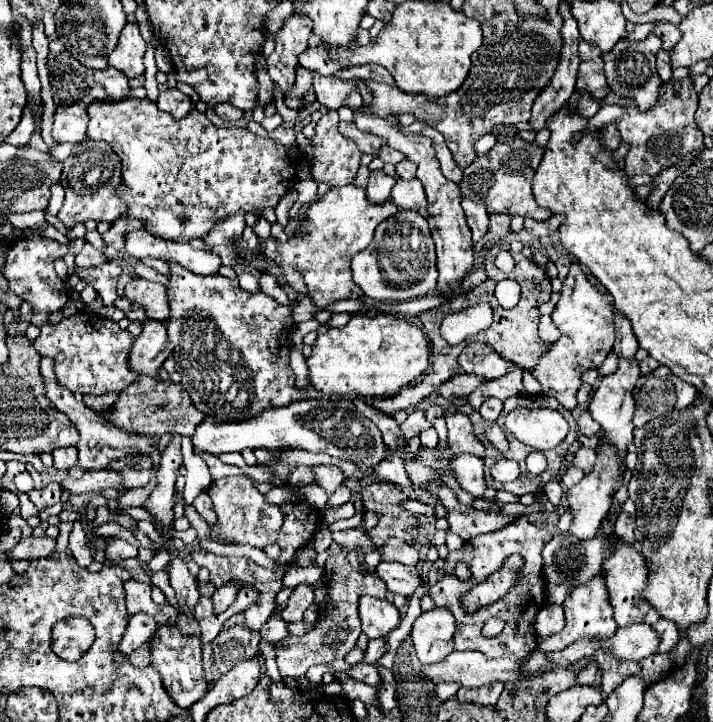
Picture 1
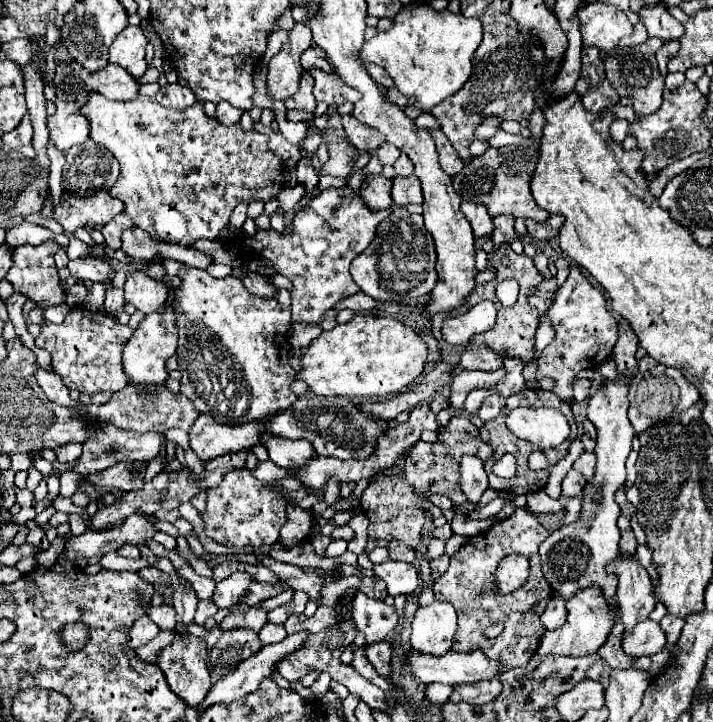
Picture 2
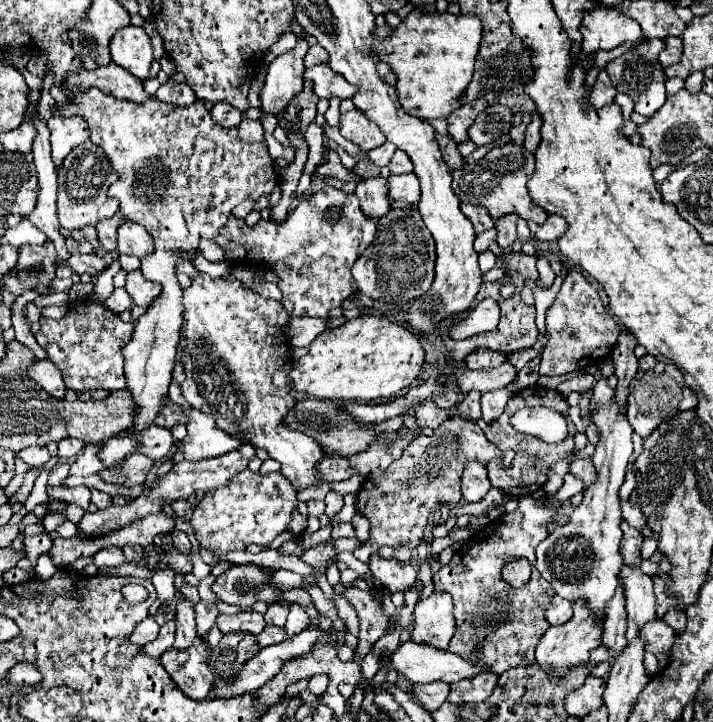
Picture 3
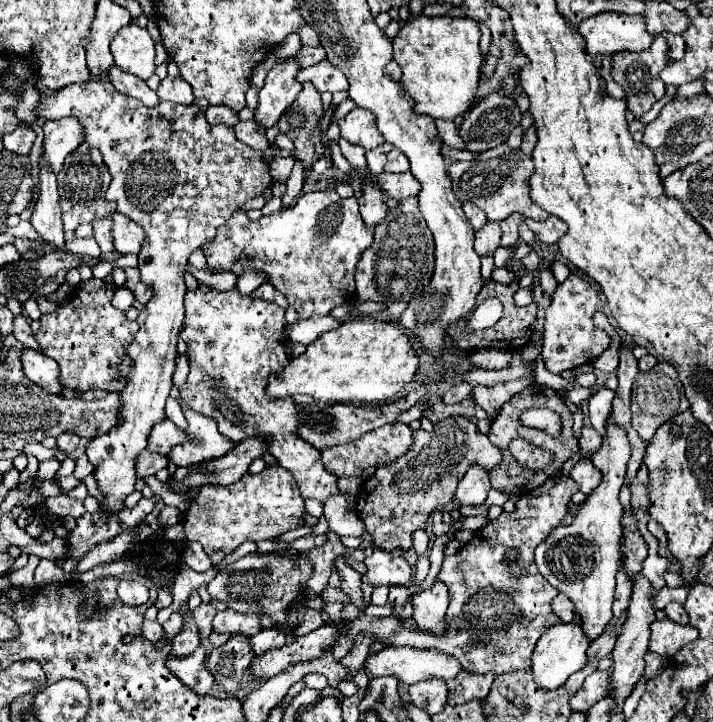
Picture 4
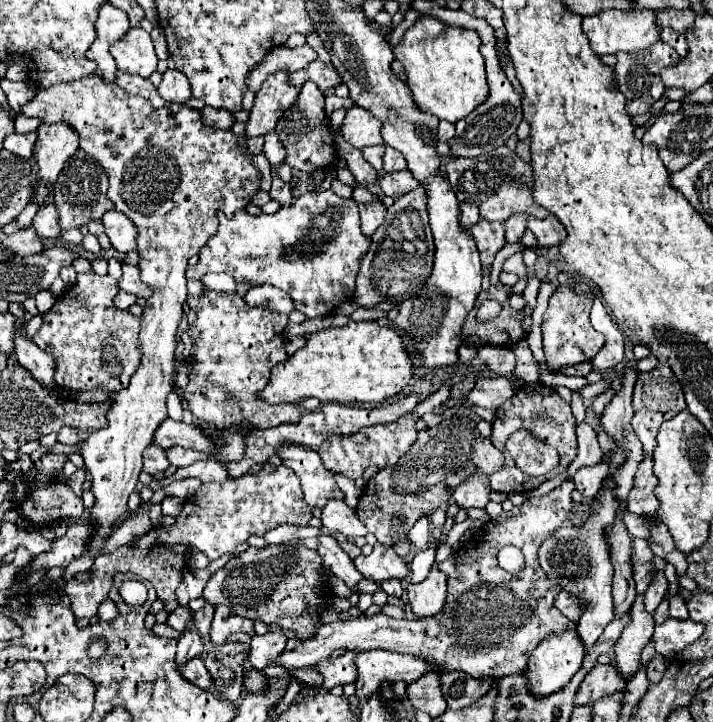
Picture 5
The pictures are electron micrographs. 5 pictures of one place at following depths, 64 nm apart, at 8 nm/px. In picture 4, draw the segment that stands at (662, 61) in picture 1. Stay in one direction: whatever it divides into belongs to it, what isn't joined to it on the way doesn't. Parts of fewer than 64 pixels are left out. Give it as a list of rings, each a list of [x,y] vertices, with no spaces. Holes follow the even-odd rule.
[[[668,34],[666,40],[668,40],[668,62],[680,60],[684,56],[684,48],[686,48],[684,38],[676,36],[676,34]]]

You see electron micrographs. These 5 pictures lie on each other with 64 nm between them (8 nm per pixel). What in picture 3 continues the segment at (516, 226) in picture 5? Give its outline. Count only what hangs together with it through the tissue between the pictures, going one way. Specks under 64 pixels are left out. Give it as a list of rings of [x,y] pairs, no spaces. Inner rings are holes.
[[[512,214],[496,220],[496,230],[498,230],[496,244],[500,248],[512,246],[512,242],[516,240],[516,220],[518,220],[518,216],[512,216]]]

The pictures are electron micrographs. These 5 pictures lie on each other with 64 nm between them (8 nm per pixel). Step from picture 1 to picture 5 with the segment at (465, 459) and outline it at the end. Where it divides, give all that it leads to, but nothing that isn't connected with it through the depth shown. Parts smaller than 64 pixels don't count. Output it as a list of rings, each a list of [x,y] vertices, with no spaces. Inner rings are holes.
[[[474,474],[466,478],[452,496],[460,508],[484,508],[488,504],[488,494],[488,478],[482,474]]]

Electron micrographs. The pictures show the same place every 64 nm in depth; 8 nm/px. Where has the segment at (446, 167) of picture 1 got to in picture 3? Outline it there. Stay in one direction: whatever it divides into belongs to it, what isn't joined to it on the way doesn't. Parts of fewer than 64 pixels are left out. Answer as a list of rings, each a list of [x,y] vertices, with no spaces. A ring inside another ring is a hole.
[[[436,134],[436,140],[440,144],[440,152],[442,152],[442,160],[450,166],[450,170],[456,170],[464,164],[464,158],[462,154],[458,152],[454,140],[450,136],[442,136],[442,134]]]

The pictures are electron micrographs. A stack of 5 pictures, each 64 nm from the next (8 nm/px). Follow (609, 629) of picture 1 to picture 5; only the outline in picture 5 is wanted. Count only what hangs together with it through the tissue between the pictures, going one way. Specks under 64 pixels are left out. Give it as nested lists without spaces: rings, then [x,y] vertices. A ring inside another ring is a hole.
[[[566,630],[564,634],[548,634],[544,640],[536,646],[536,650],[530,654],[528,662],[528,684],[532,688],[534,696],[550,696],[552,692],[564,688],[570,678],[580,670],[584,658],[584,644],[580,642],[580,636],[576,630]]]

